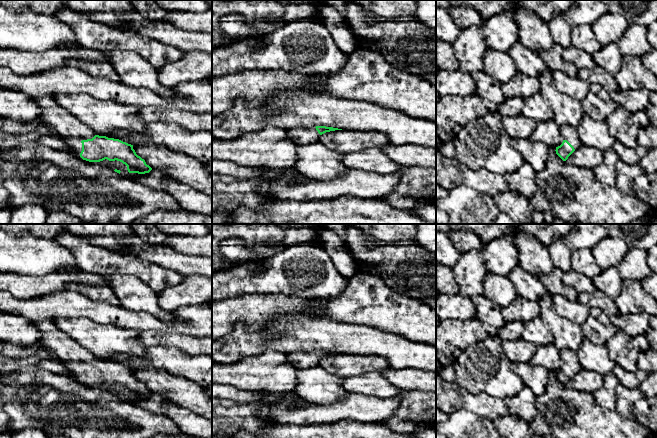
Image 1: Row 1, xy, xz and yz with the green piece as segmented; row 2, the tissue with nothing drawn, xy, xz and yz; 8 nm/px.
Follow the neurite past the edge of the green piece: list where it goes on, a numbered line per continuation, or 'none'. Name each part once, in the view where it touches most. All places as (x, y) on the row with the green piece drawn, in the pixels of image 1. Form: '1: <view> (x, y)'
1: xy (67, 125)

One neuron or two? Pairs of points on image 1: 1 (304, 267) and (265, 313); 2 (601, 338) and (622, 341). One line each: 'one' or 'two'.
1: two
2: two

